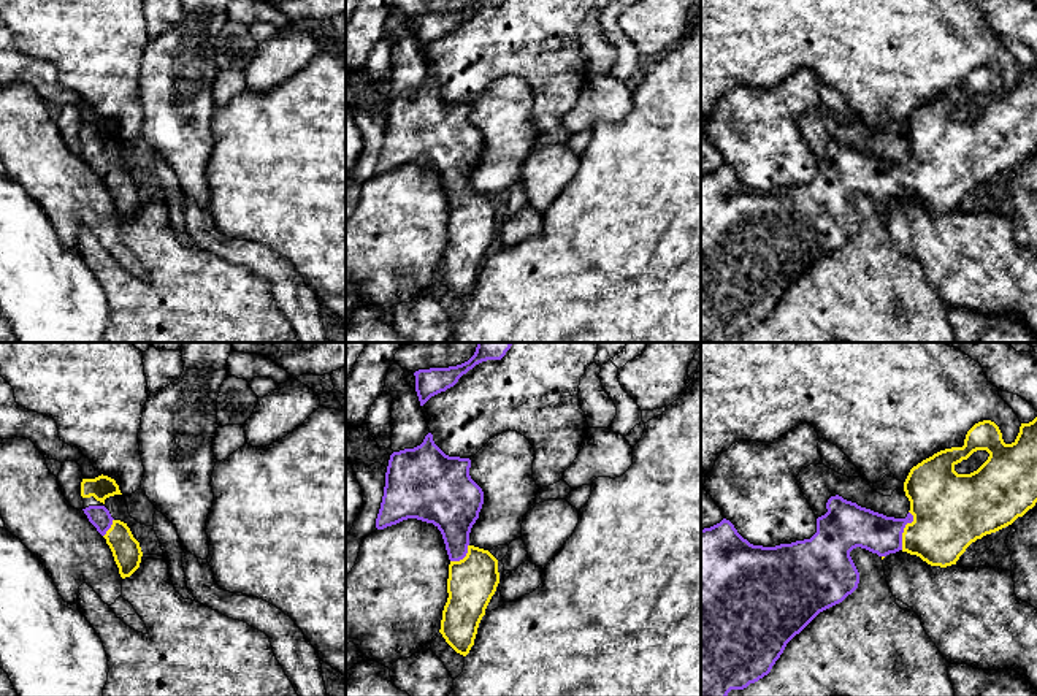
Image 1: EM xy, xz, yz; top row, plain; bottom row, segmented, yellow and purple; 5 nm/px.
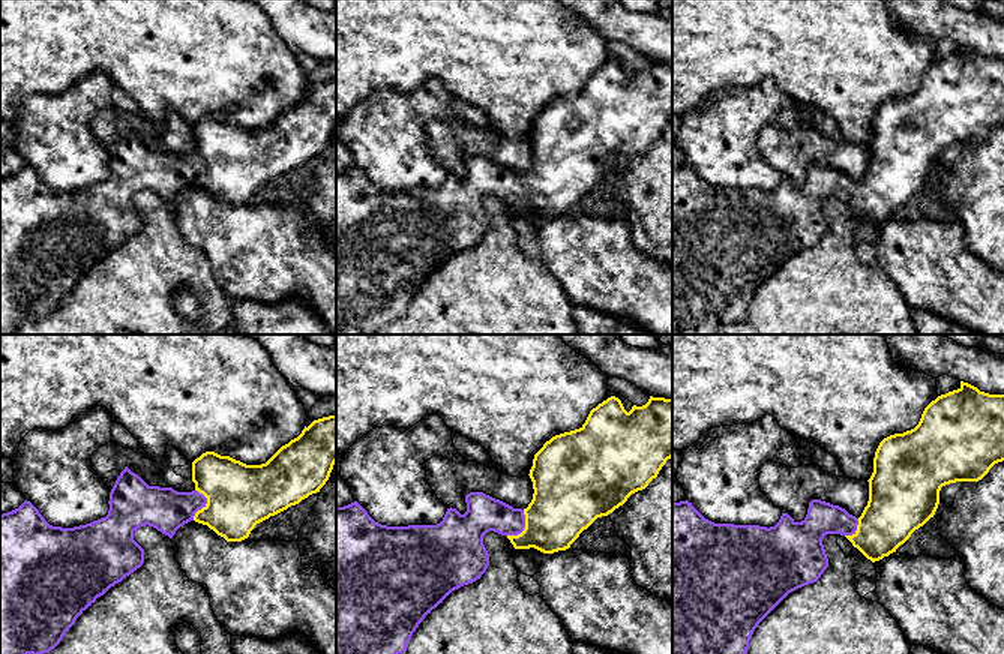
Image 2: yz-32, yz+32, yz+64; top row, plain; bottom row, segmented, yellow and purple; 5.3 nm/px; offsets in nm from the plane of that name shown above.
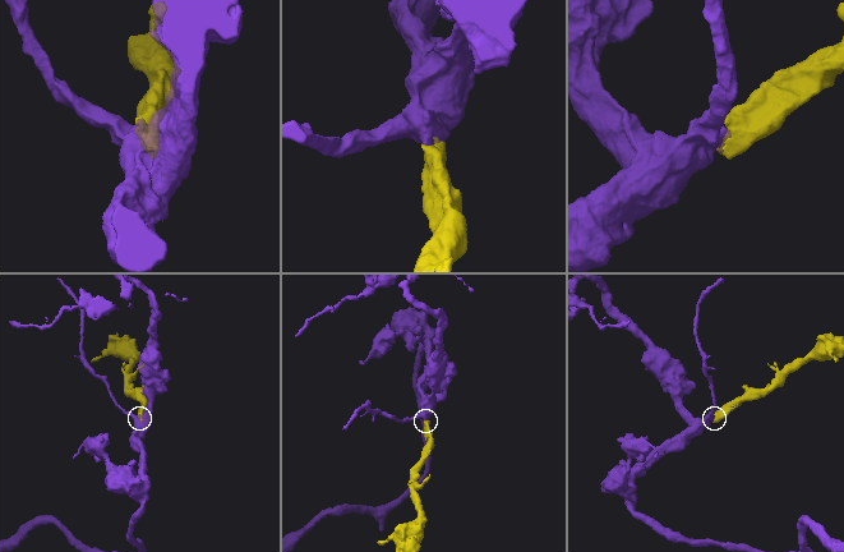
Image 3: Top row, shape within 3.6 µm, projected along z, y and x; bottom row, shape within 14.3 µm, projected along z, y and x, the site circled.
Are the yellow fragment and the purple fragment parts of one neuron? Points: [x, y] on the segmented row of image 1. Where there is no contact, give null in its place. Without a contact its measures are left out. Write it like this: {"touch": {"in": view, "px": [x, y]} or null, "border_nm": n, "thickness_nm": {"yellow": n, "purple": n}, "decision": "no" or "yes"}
{"touch": {"in": "yz", "px": [904, 530]}, "border_nm": 200, "thickness_nm": {"yellow": 380, "purple": 200}, "decision": "yes"}

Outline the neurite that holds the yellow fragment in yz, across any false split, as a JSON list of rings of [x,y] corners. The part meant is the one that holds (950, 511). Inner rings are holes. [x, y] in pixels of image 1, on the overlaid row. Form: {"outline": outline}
{"outline": [[[1037,417],[1021,423],[1012,444],[1004,442],[994,422],[975,423],[962,447],[940,450],[913,466],[904,491],[910,501],[905,518],[886,517],[836,495],[826,503],[828,512],[817,518],[817,533],[810,539],[775,547],[750,544],[726,518],[701,530],[701,696],[728,696],[731,690],[744,690],[767,675],[796,634],[820,612],[851,595],[859,583],[859,572],[850,556],[853,549],[861,547],[878,556],[902,550],[931,566],[947,568],[956,564],[972,542],[1023,517],[1037,503]],[[977,450],[986,450],[988,460],[970,474],[958,474],[955,466]]]}

